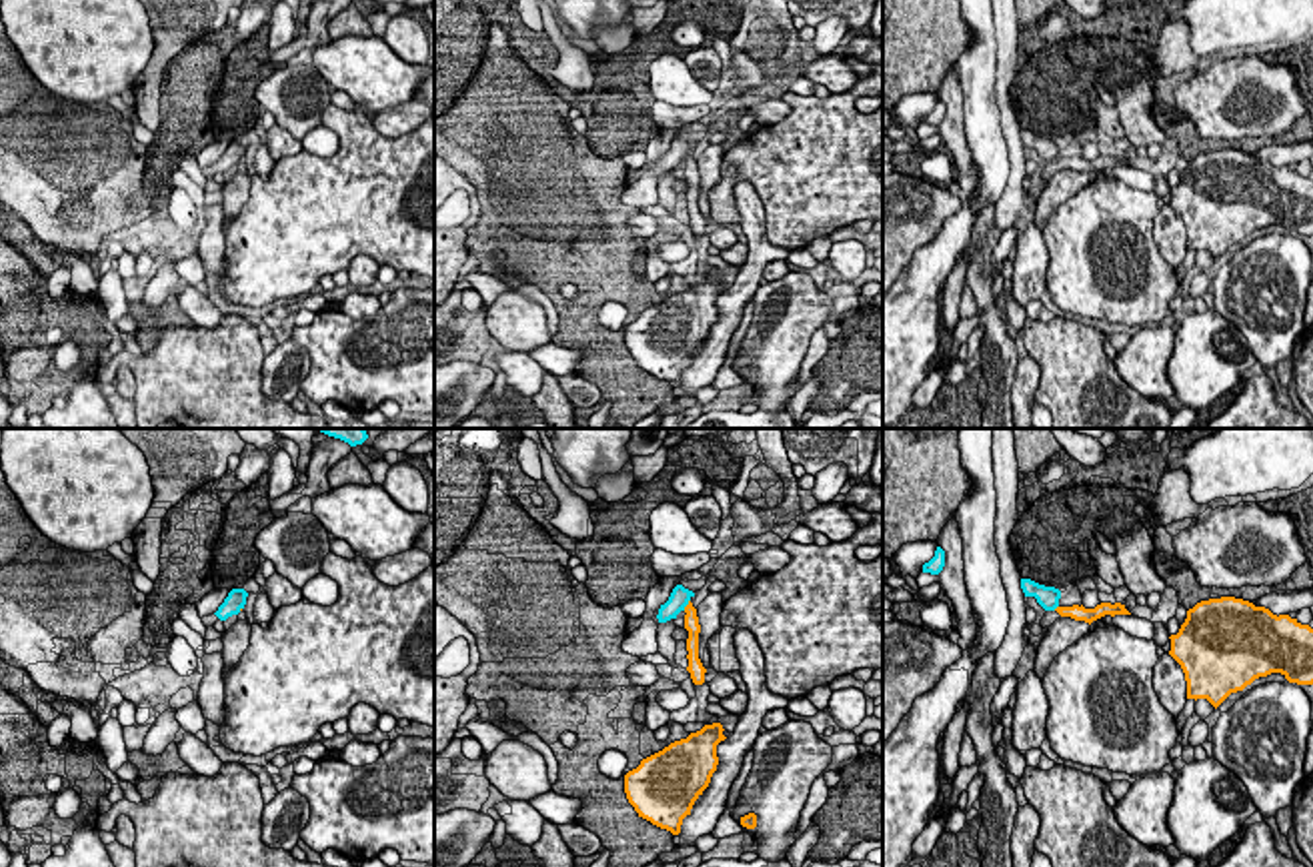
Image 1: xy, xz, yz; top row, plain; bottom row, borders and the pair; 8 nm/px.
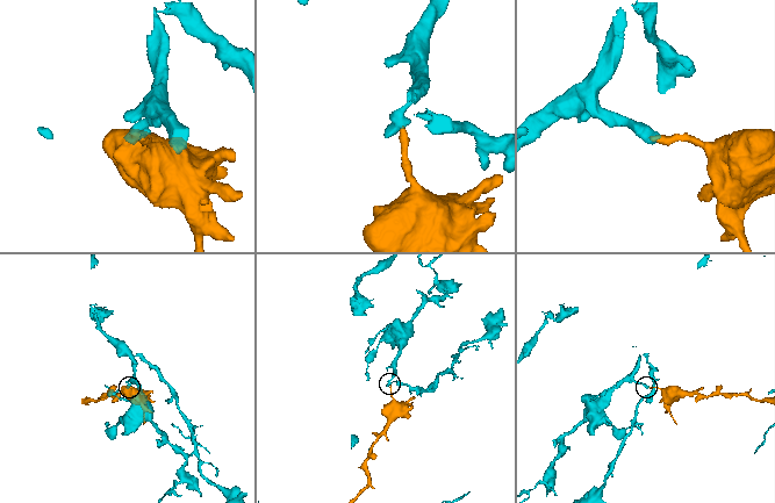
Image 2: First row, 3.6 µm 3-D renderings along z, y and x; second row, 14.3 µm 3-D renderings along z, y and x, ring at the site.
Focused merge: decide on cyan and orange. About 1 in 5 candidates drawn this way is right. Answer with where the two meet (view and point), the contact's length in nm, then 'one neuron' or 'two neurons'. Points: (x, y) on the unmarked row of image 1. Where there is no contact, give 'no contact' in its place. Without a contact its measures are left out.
xz (687, 155) | 110 nm | two neurons

